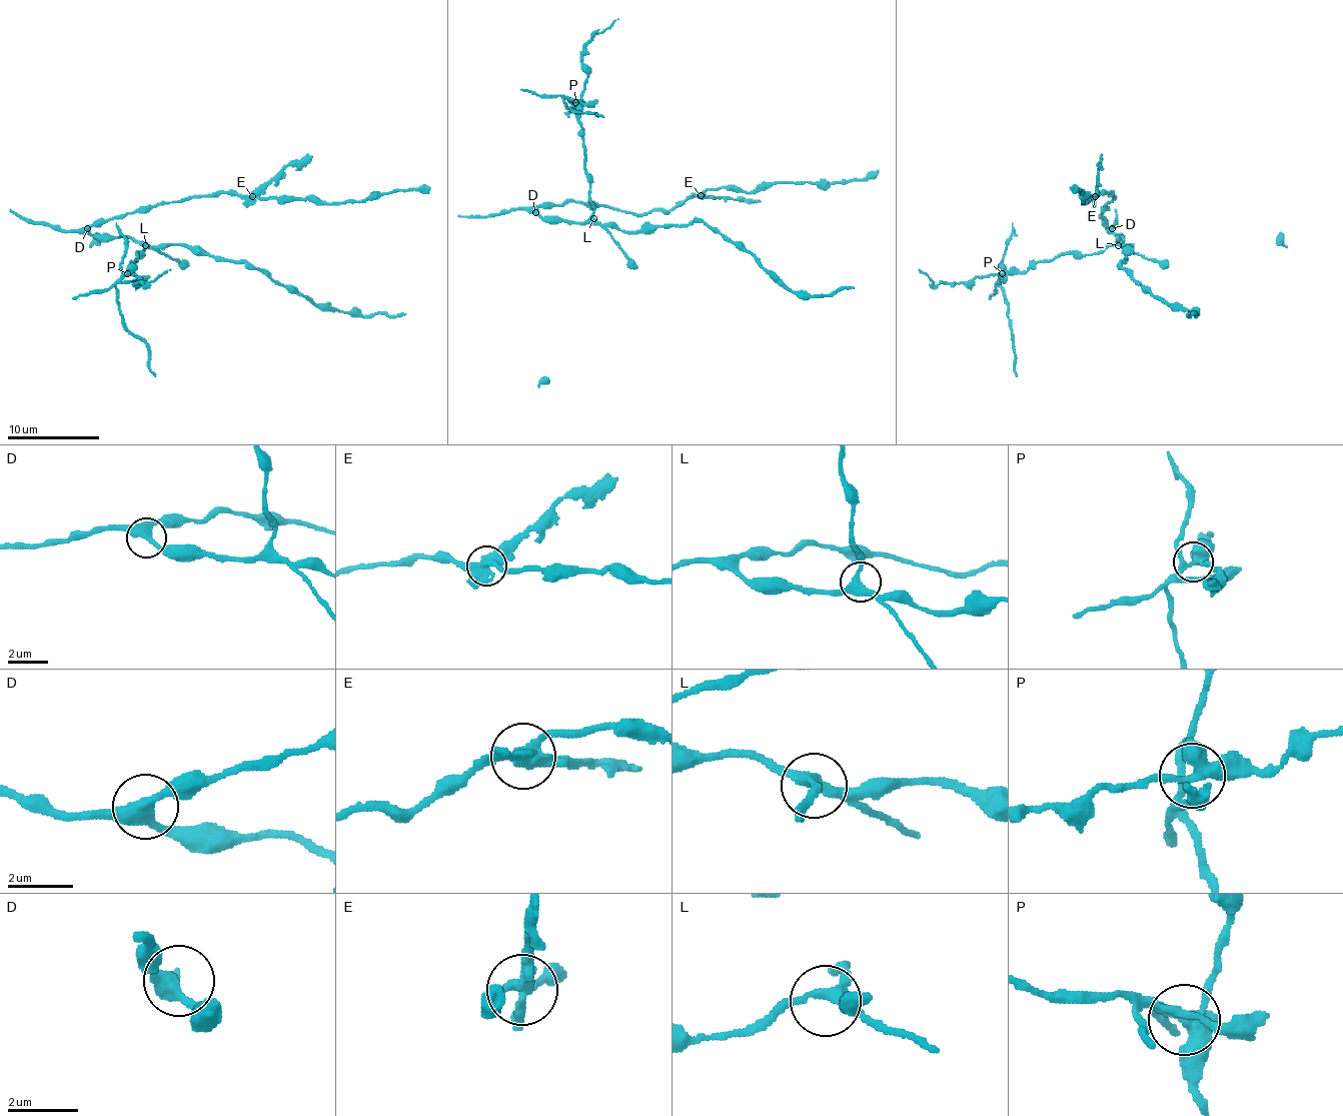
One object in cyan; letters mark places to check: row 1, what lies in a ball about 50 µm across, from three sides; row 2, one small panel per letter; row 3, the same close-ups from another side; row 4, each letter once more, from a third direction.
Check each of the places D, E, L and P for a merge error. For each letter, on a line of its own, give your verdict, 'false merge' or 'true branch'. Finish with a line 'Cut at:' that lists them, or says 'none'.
D: true branch
E: false merge
L: true branch
P: false merge
Cut at: E, P

